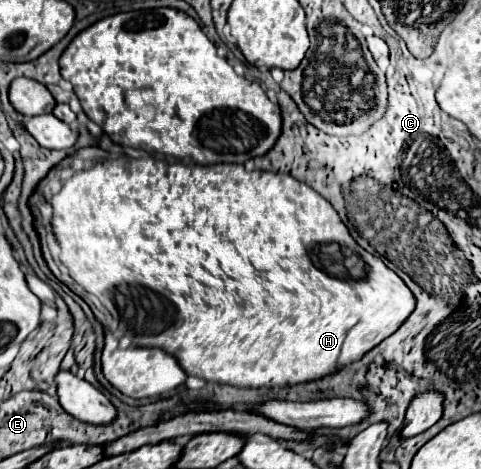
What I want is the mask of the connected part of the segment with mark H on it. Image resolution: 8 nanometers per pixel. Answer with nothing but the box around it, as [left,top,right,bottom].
[50,156,414,388]

